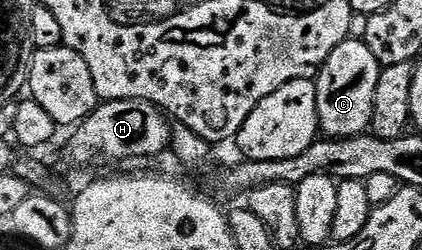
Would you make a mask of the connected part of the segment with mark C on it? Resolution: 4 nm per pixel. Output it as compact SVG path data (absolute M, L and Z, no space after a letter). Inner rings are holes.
M347 39L343 43L339 43L339 47L335 47L335 51L331 51L331 55L327 55L327 59L322 63L321 68L315 78L317 83L317 123L320 132L329 139L340 139L342 137L359 137L362 136L373 124L373 104L375 103L375 87L379 83L379 75L382 66L375 59L375 55L371 55L371 47L365 45L361 39Z

